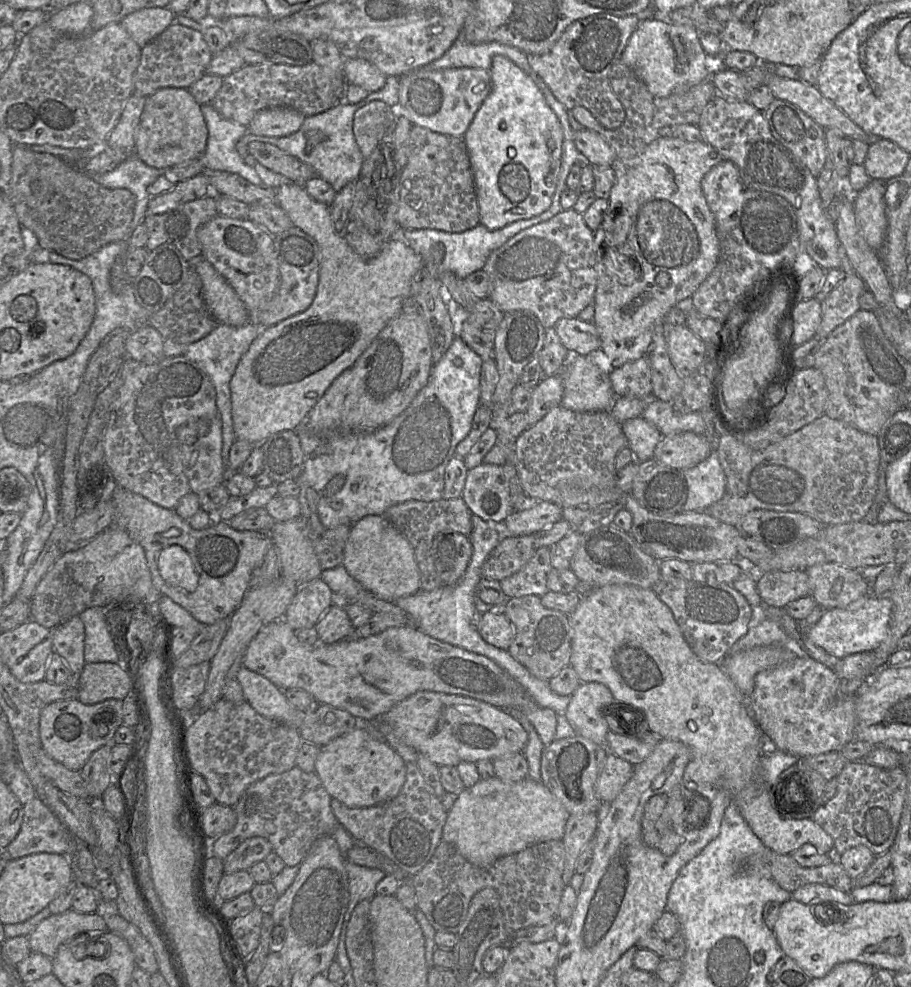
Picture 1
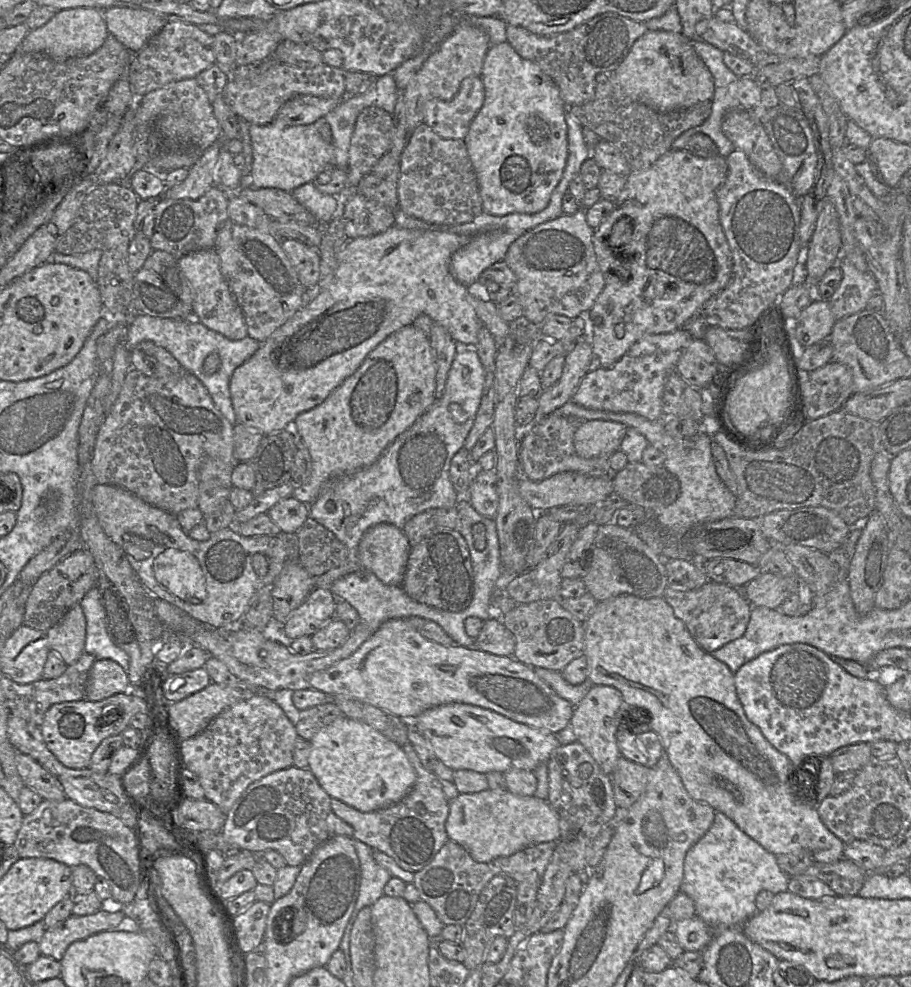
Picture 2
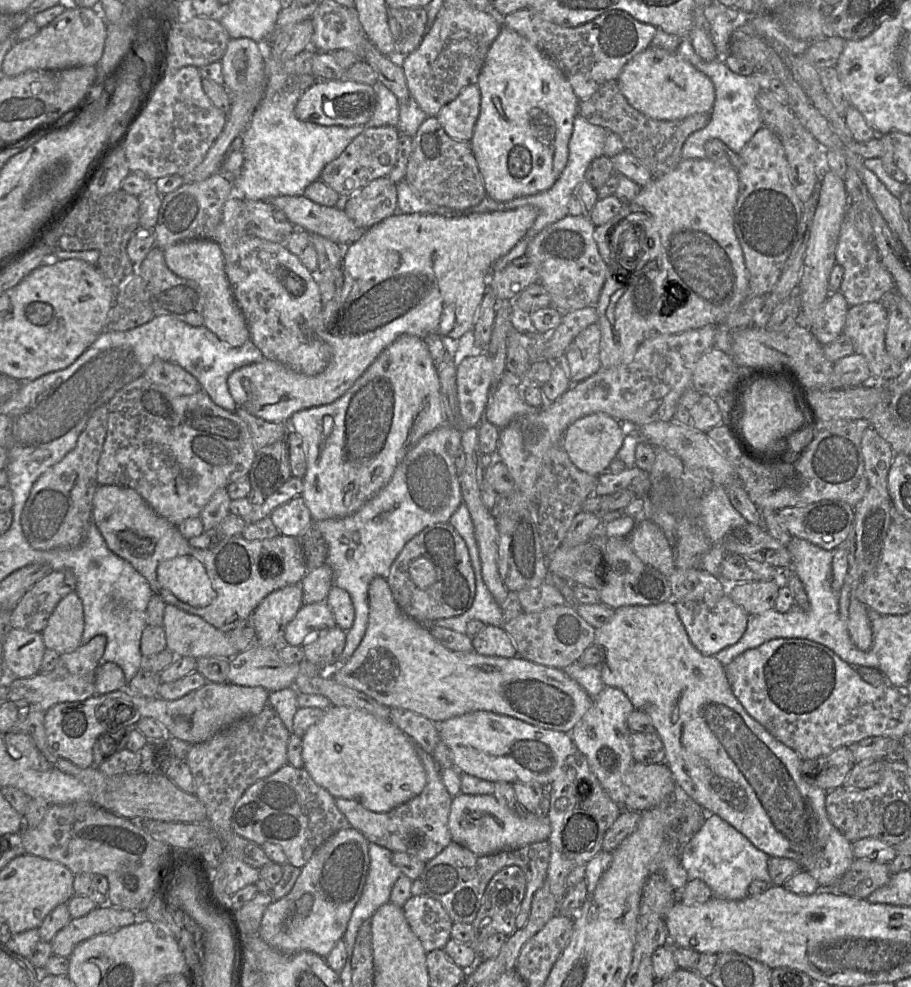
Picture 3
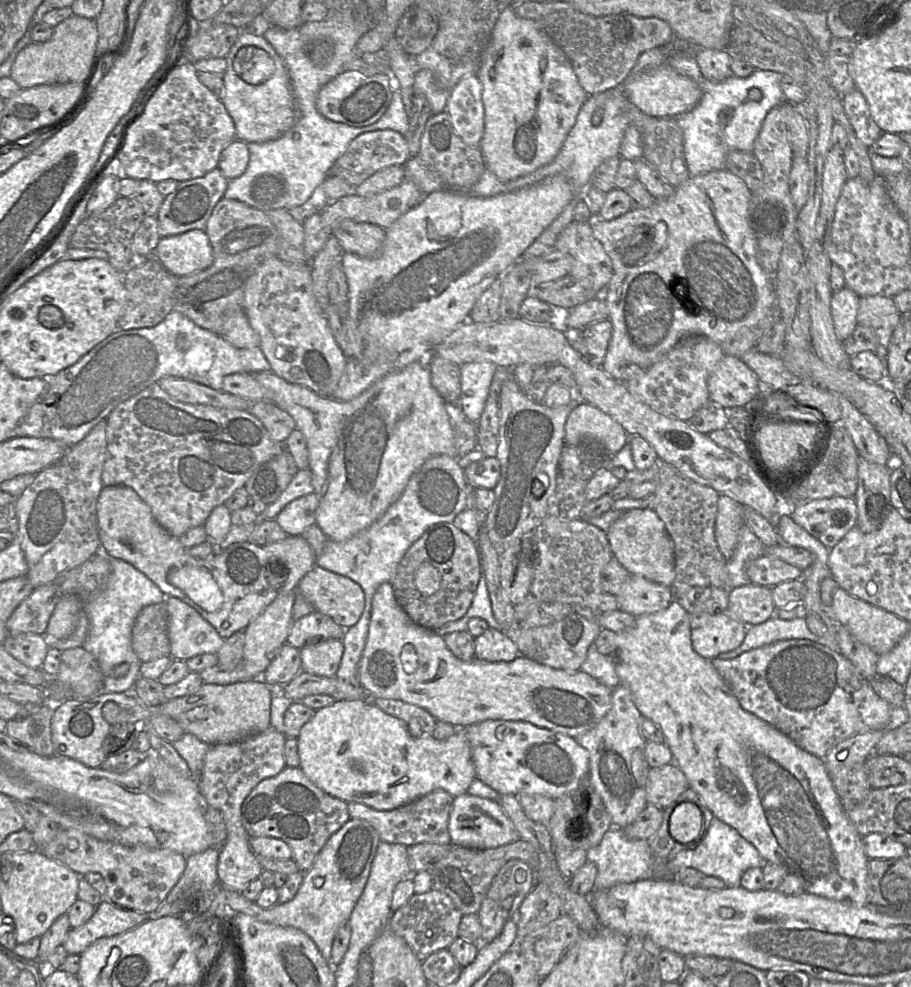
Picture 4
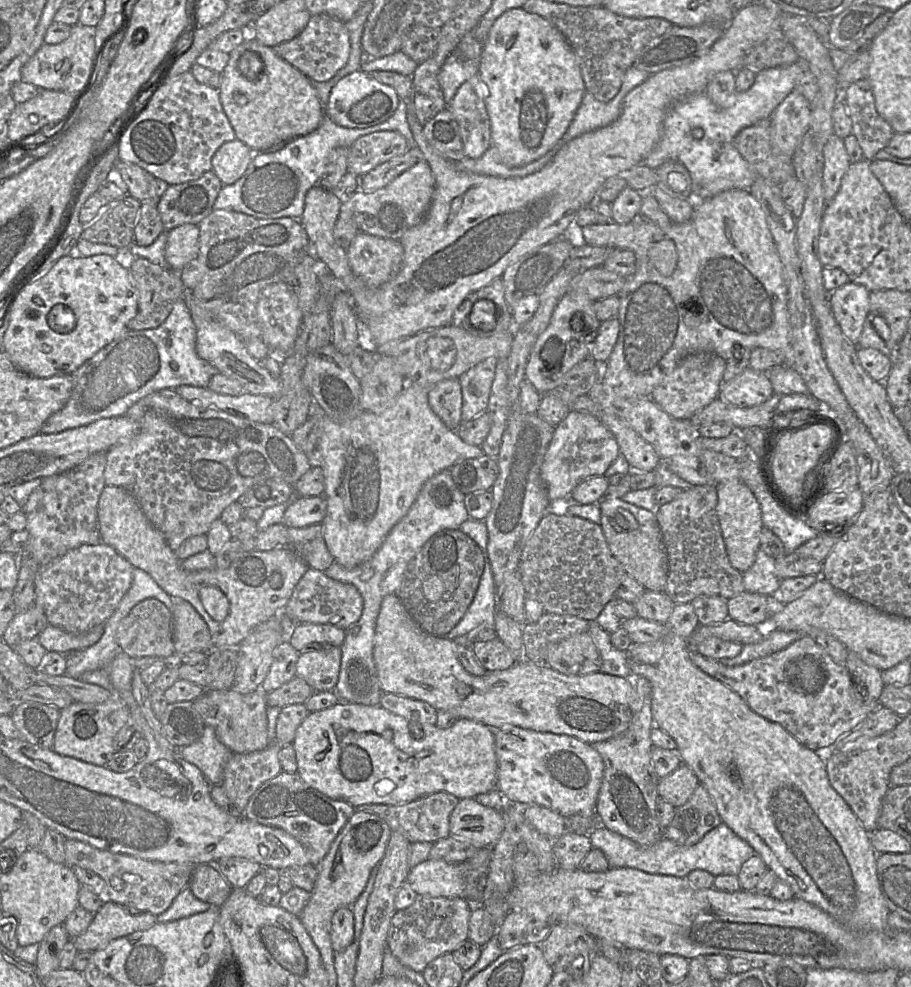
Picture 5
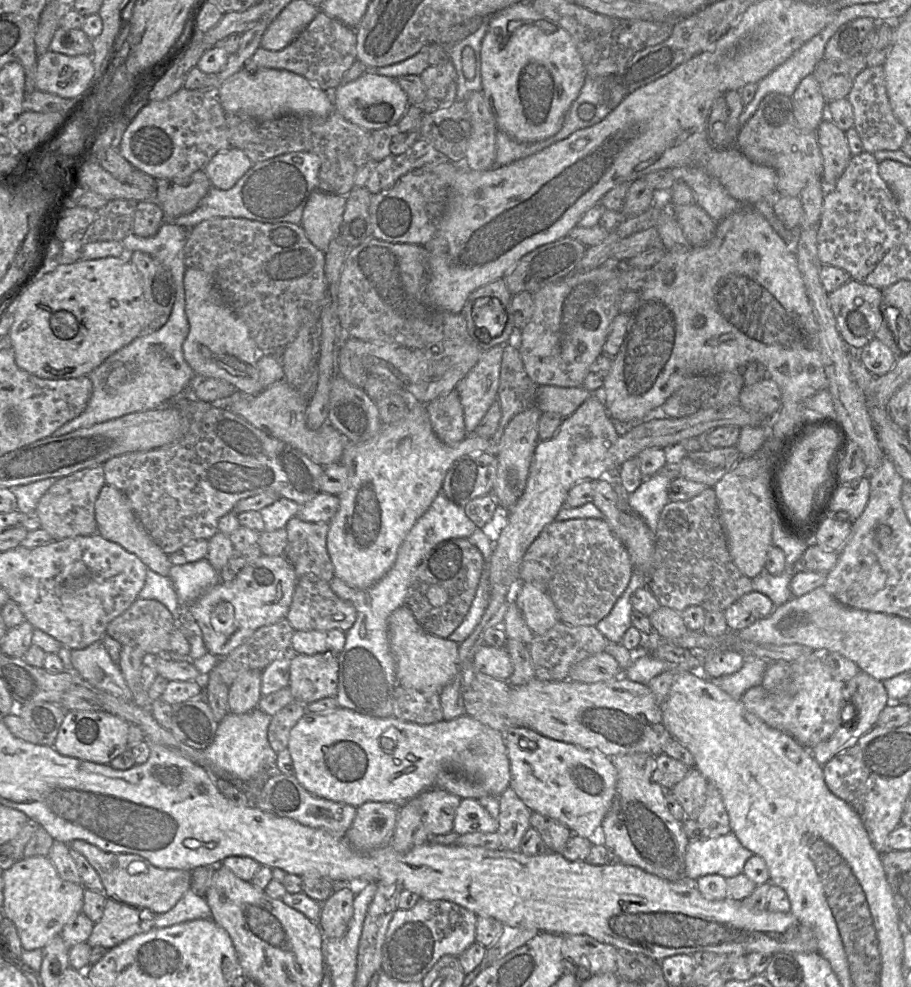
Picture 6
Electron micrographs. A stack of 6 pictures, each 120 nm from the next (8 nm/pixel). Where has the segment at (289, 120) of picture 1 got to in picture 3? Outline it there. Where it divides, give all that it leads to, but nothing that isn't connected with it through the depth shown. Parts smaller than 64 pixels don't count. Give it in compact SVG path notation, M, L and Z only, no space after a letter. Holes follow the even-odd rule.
M317 80L303 92L295 106L296 117L319 125L355 126L366 123L377 102L375 87L352 80Z

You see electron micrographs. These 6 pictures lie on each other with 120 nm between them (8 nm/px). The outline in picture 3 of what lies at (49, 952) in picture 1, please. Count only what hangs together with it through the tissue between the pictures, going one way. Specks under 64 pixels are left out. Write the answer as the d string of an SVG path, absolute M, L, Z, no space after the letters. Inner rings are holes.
M102 904L87 915L70 921L49 942L53 955L69 957L77 944L99 934L115 932L140 919L138 913Z

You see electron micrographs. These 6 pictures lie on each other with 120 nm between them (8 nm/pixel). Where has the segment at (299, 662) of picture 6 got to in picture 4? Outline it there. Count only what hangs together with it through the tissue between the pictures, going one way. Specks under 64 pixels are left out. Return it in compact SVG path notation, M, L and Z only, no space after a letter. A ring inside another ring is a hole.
M325 639L305 645L300 649L302 671L321 677L335 676L344 652L342 640Z

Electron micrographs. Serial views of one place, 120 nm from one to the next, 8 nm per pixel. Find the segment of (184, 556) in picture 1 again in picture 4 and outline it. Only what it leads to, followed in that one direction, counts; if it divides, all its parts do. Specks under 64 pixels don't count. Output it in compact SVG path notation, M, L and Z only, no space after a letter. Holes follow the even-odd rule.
M197 566L172 568L167 574L167 580L205 611L216 612L220 609L223 595L207 570Z

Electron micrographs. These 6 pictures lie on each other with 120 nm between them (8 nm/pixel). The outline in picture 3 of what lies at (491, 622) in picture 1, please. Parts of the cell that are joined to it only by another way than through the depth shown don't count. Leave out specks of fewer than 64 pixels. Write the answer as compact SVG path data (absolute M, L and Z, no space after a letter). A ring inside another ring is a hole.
M487 625L472 639L474 651L484 656L513 658L517 656L514 642L503 627Z

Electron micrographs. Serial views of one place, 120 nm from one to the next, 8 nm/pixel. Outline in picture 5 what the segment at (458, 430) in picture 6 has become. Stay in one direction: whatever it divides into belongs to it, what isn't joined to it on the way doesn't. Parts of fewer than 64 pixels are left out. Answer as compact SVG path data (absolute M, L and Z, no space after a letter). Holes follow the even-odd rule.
M459 378L436 383L428 391L428 402L433 412L451 430L462 422L462 392Z

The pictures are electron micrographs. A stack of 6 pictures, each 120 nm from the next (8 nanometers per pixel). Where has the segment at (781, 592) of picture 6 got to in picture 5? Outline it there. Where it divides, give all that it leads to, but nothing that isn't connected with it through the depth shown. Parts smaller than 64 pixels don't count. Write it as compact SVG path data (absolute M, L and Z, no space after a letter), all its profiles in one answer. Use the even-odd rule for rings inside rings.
M759 549L754 564L743 573L745 591L773 596L777 593L781 582L782 580L776 575L775 560Z

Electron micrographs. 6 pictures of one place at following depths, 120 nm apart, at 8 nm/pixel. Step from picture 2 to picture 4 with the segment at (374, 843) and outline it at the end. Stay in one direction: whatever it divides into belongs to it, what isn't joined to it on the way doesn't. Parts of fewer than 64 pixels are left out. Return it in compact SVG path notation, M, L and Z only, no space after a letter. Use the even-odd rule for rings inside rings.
M437 789L392 810L376 810L356 802L347 804L350 817L369 822L377 830L382 842L403 844L409 847L419 843L451 844L448 822L453 801L454 797L451 794L442 789Z

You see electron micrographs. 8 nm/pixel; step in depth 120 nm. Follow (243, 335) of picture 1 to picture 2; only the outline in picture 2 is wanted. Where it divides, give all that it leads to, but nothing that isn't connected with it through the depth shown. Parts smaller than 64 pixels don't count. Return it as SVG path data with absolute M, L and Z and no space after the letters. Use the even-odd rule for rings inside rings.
M140 315L130 325L125 343L130 349L133 349L143 341L152 341L169 351L179 361L185 371L189 371L203 383L215 407L233 426L236 425L236 414L230 397L230 379L234 370L259 349L261 344L259 341L251 338L249 335L241 340L230 340L218 332L207 328L199 321ZM211 354L216 354L219 357L220 363L215 372L207 373L204 371L204 362Z

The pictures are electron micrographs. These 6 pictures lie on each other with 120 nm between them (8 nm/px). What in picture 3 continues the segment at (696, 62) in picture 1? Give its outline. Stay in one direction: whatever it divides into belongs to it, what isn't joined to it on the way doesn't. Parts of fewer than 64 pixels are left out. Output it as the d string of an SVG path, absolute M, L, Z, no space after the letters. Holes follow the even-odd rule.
M648 46L622 68L618 86L627 102L642 114L656 120L679 120L710 112L715 89L710 78L676 52Z

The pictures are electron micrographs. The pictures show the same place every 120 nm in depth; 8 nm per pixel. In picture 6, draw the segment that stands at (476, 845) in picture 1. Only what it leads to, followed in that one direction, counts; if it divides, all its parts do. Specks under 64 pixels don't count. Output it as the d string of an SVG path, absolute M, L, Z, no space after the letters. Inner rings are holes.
M464 798L457 808L453 831L459 835L483 832L495 833L499 827L498 820L473 798Z

